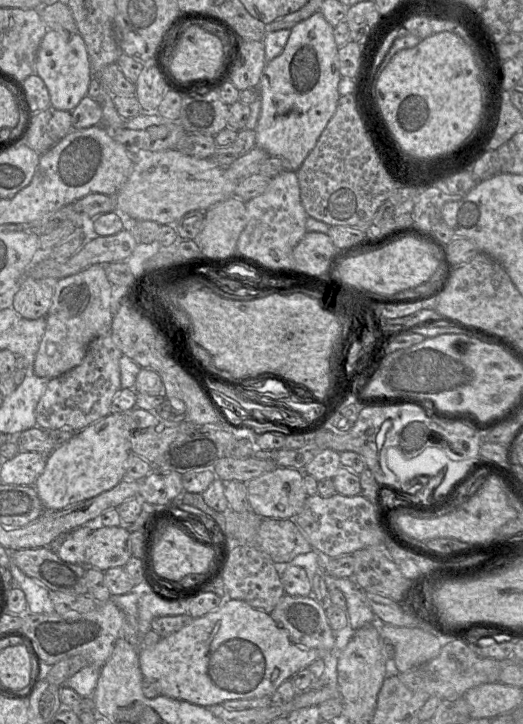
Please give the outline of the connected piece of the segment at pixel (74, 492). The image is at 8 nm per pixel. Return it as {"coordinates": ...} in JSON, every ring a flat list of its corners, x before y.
{"coordinates":[[109,413,79,431,48,455,45,468,34,483,46,510,60,510,112,489,122,481,131,454,124,413]]}

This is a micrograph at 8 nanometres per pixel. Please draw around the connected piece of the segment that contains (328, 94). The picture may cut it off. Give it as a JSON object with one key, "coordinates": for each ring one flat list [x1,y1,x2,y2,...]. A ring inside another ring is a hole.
{"coordinates":[[319,11,295,25,291,29,281,54,265,64,257,85,261,97,261,110,254,129,256,147,265,150,270,156,285,160,289,171,297,172,314,149,322,132,333,117,341,96,338,90,342,78,339,70,339,47,335,43,333,30,334,27]]}

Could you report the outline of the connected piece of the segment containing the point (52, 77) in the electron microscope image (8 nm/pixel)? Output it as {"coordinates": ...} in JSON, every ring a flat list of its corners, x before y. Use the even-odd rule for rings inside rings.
{"coordinates":[[48,29,39,46,34,73,44,81,51,106,71,112,87,95,90,81,94,77,82,36,78,32]]}

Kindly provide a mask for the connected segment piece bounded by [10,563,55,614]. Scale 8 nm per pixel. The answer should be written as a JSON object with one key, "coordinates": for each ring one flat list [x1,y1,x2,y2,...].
{"coordinates":[[10,564,10,572,15,583,25,594,28,612,34,614,55,613,50,599,50,591,40,582,25,575,15,564]]}

